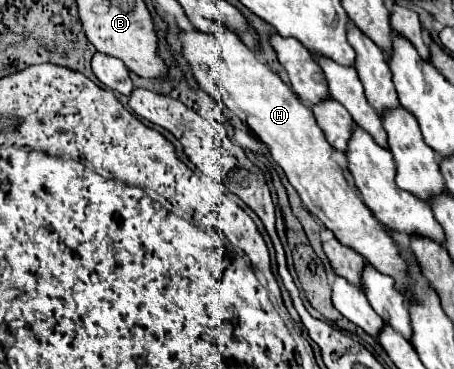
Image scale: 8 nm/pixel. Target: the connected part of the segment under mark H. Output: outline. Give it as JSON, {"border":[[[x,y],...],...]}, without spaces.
{"border":[[[226,26],[212,34],[200,30],[180,30],[178,40],[182,56],[188,62],[198,86],[218,104],[224,104],[232,114],[236,114],[252,130],[252,134],[268,146],[274,162],[286,172],[288,182],[296,188],[304,206],[316,214],[318,220],[330,228],[336,238],[340,238],[340,242],[362,254],[364,260],[368,260],[376,270],[394,276],[398,290],[408,294],[404,280],[406,264],[400,258],[398,248],[386,228],[348,186],[342,168],[330,158],[332,146],[318,128],[312,110],[306,108],[280,80],[280,76],[260,62],[256,54]]]}

